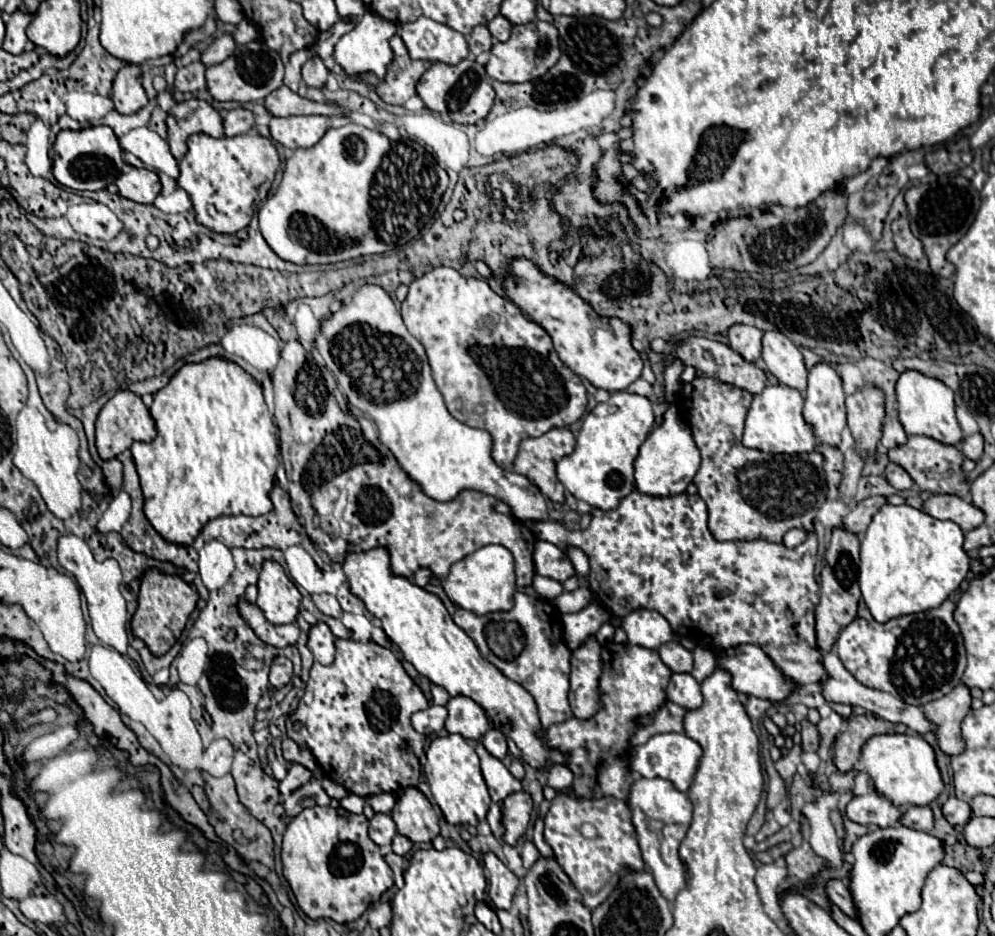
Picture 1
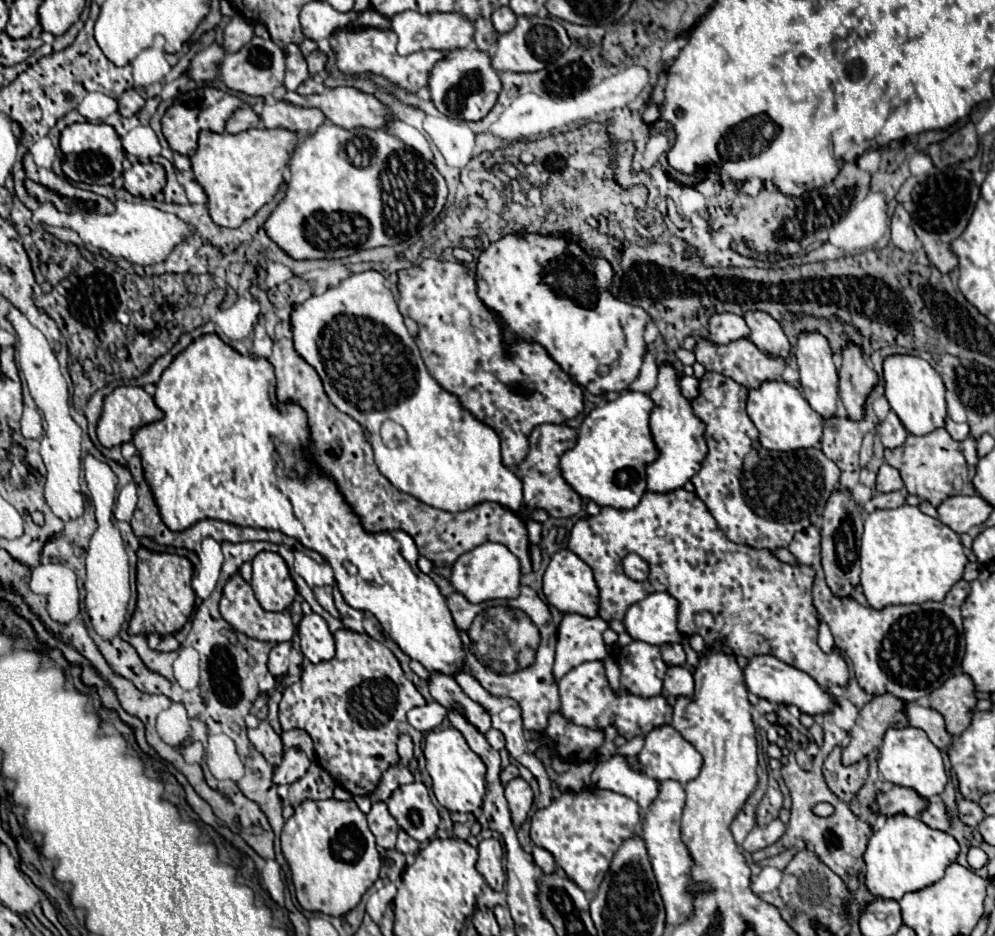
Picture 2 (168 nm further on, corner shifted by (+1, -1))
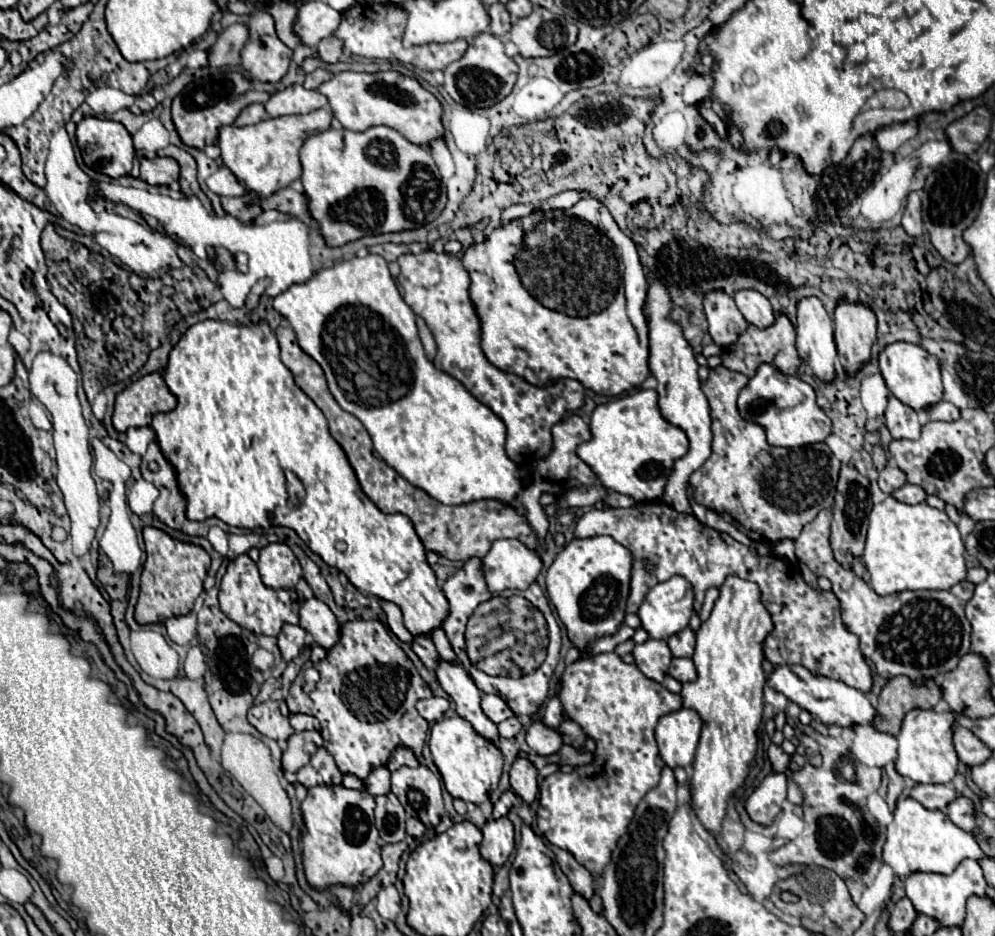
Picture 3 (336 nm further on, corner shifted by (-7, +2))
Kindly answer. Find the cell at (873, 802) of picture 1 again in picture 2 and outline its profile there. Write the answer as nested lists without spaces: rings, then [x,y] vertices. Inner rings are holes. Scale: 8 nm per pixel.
[[[894,786],[892,790],[878,796],[878,806],[880,806],[880,814],[884,816],[892,816],[898,812],[906,812],[908,816],[920,816],[928,806],[928,800],[916,796],[912,788]]]

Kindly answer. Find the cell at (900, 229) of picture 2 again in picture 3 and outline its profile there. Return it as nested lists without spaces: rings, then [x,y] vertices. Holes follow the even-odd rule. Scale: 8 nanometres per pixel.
[[[918,193],[908,195],[908,203],[906,203],[906,209],[904,209],[904,217],[902,217],[902,227],[910,237],[920,237],[924,233]]]

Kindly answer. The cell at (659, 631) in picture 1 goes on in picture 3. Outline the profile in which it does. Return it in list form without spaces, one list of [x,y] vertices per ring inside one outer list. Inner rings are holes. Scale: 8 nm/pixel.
[[[676,575],[664,583],[656,583],[648,591],[644,603],[638,609],[638,617],[642,621],[642,627],[648,631],[648,635],[652,639],[668,639],[676,633],[680,633],[682,629],[688,627],[688,621],[692,617],[692,601],[694,601],[692,585],[684,577]]]

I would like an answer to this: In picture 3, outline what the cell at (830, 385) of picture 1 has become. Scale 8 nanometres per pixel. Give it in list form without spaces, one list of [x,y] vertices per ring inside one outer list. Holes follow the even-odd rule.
[[[810,297],[798,303],[798,325],[796,325],[796,349],[810,371],[822,381],[830,383],[836,377],[836,343],[834,343],[834,321],[826,313],[820,299]]]

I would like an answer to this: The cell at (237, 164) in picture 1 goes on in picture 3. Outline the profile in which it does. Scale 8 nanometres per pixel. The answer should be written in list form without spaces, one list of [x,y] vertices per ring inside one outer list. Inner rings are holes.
[[[318,109],[306,115],[296,117],[278,117],[278,119],[266,119],[250,127],[236,127],[226,125],[218,131],[218,147],[220,147],[220,159],[230,169],[232,175],[246,187],[248,193],[254,193],[260,199],[270,197],[272,193],[288,187],[292,181],[296,181],[302,173],[298,151],[302,143],[324,129],[330,127],[332,113],[326,109]]]

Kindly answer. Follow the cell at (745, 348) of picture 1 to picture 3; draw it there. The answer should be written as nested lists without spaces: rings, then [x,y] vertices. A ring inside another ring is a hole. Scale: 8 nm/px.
[[[708,293],[708,297],[704,297],[704,313],[710,327],[708,331],[718,347],[732,345],[748,329],[748,321],[726,293]]]

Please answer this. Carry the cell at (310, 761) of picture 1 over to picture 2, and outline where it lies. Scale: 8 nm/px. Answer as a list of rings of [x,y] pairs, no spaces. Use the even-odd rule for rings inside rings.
[[[288,730],[288,732],[282,732],[282,742],[284,742],[286,748],[292,748],[292,746],[302,748],[311,762],[316,761],[313,741],[304,730]]]

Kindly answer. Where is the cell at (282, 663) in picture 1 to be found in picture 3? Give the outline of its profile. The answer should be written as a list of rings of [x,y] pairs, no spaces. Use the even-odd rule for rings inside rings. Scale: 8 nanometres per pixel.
[[[284,625],[282,633],[278,635],[278,649],[280,649],[284,661],[292,661],[300,655],[300,651],[304,647],[304,637],[306,637],[306,633],[298,625]]]

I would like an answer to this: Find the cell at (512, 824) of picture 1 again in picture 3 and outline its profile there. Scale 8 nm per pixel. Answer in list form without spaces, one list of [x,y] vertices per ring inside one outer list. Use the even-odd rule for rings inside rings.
[[[518,757],[510,769],[510,785],[512,785],[512,791],[526,805],[530,805],[538,795],[538,771],[536,771],[536,767],[530,761]]]

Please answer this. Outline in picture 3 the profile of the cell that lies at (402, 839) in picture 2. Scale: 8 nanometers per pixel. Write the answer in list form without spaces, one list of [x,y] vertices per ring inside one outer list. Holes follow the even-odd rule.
[[[408,819],[408,821],[406,821],[406,833],[408,833],[410,837],[414,837],[414,839],[420,839],[420,837],[424,837],[426,827],[420,825],[420,821],[416,821],[416,819]]]

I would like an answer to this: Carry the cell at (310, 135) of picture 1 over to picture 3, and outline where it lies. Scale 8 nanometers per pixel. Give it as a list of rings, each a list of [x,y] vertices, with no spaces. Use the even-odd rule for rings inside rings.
[[[290,85],[280,93],[274,93],[266,103],[270,117],[306,115],[316,109],[328,109],[328,99],[318,91],[308,91],[302,85]]]

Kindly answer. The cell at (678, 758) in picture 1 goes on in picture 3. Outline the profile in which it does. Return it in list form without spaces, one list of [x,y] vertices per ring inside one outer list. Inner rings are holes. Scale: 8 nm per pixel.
[[[680,709],[660,717],[656,725],[656,741],[662,761],[670,767],[692,767],[698,739],[700,717],[694,709]]]

